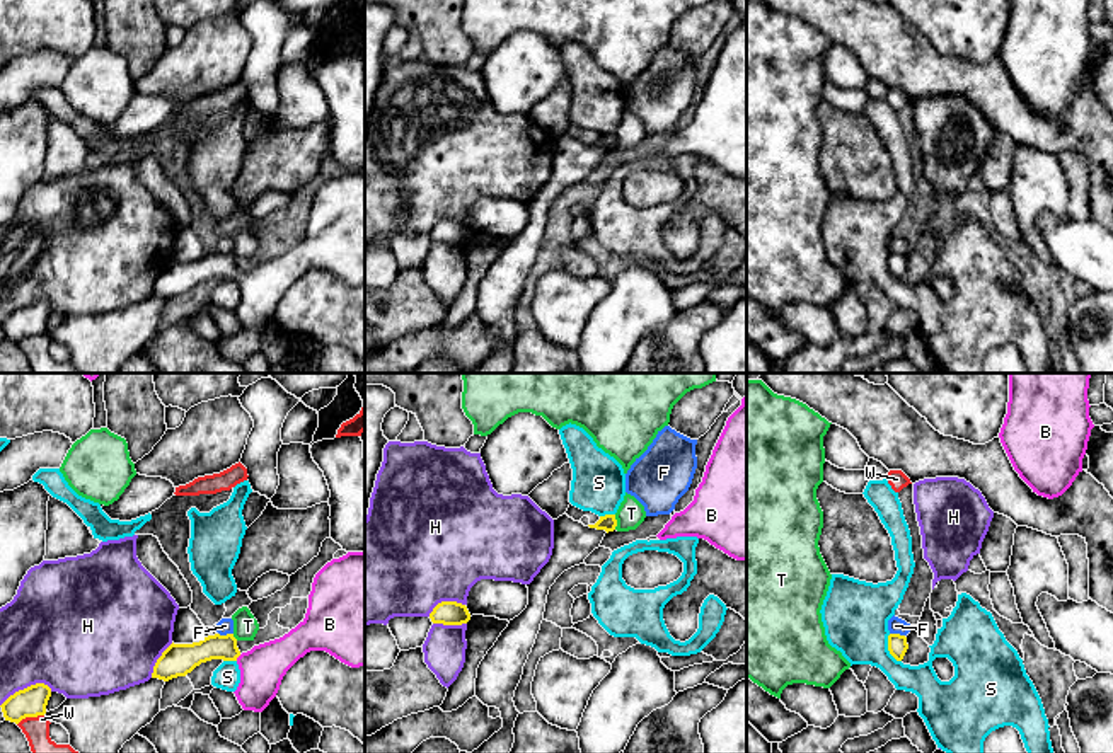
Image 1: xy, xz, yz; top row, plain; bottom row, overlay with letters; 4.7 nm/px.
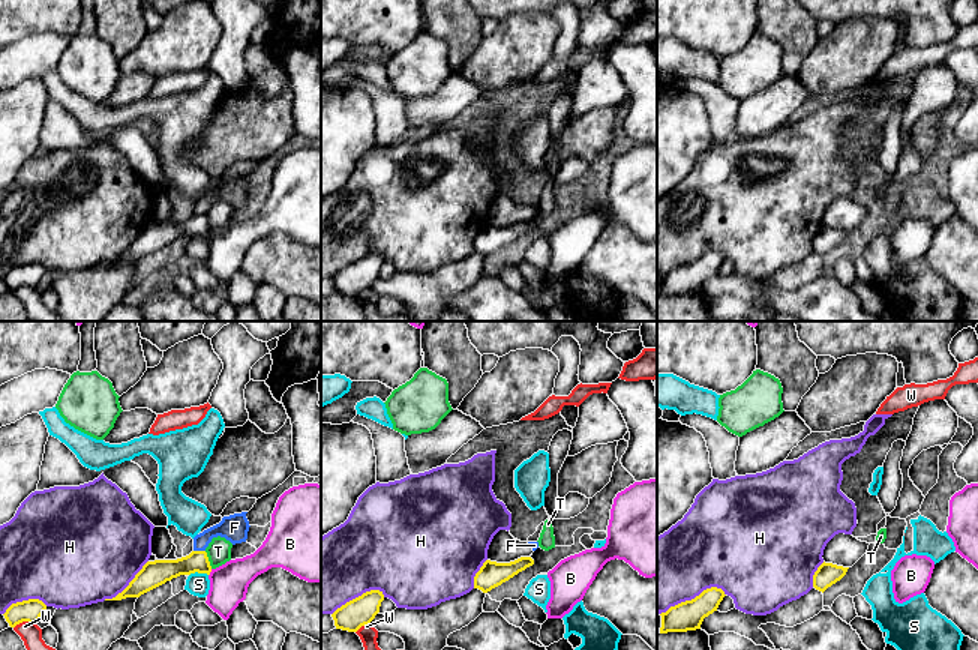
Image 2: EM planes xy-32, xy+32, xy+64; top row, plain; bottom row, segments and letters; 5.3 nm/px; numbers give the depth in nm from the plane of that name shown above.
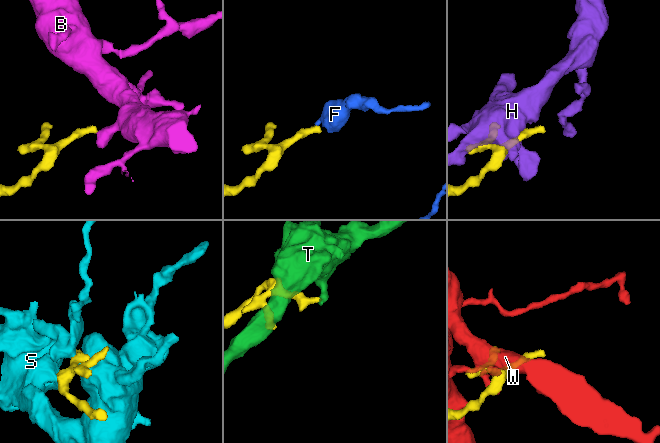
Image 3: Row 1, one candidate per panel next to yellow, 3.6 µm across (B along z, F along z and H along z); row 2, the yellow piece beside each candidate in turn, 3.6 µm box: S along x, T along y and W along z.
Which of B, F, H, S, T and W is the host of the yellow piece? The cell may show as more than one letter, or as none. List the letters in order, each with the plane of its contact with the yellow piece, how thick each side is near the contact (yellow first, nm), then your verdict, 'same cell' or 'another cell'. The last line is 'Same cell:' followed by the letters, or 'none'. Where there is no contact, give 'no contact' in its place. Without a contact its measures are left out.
B: meets yellow in xy; 140 nm thick on the yellow side, 200 nm on the other; same cell
F: meets yellow in xy; 140 nm thick on the yellow side, 80 nm on the other; another cell
H: meets yellow in xy; 140 nm thick on the yellow side, 440 nm on the other; another cell
S: meets yellow in yz; 100 nm thick on the yellow side, 320 nm on the other; another cell
T: meets yellow in xz; 70 nm thick on the yellow side, 130 nm on the other; another cell
W: meets yellow in xy; 140 nm thick on the yellow side, 120 nm on the other; another cell
Same cell: B

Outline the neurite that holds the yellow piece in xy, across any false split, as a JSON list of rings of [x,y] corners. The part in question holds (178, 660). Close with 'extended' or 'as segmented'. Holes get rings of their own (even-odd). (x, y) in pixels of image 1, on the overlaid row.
[[[365,552],[332,559],[315,574],[305,618],[283,637],[247,652],[239,651],[234,634],[215,634],[193,644],[172,642],[157,659],[152,678],[169,681],[211,659],[235,661],[240,670],[240,683],[234,692],[239,704],[244,710],[262,712],[276,697],[286,671],[310,651],[326,651],[351,668],[365,666]]]; extended

